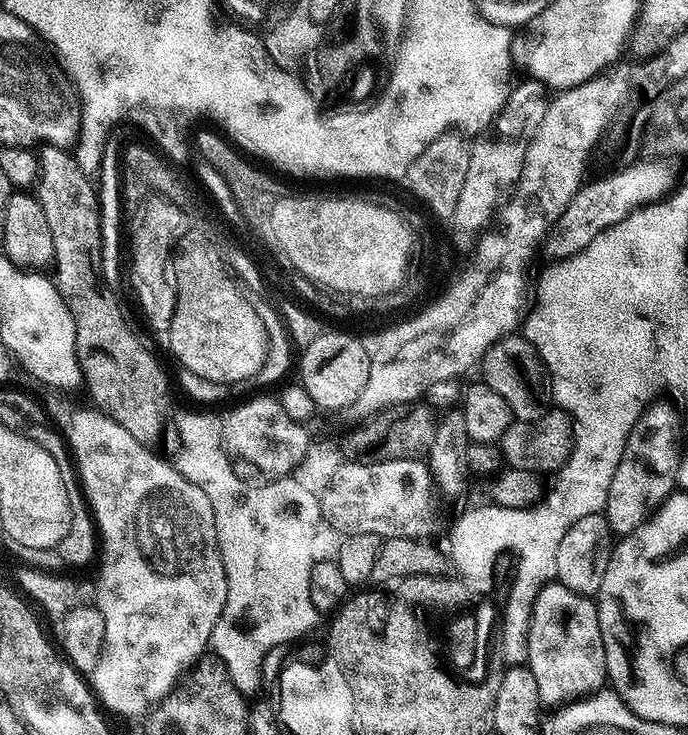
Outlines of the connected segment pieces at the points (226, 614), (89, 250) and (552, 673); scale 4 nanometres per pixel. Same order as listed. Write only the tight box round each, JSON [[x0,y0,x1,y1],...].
[[174,410,322,694],[34,147,170,446],[526,582,608,706]]

